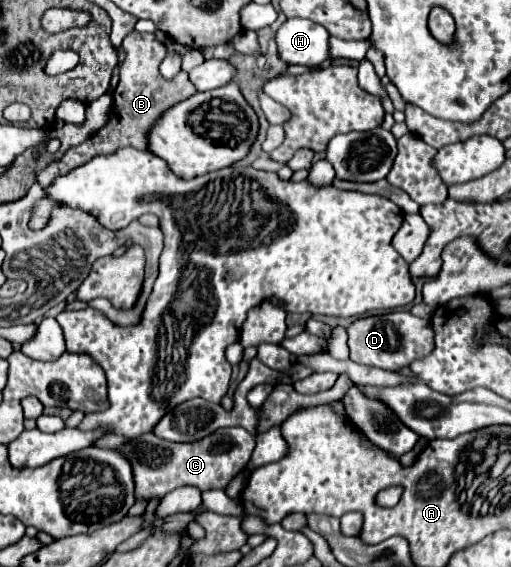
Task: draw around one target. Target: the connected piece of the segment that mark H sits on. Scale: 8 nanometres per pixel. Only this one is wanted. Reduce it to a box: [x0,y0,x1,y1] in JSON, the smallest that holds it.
[277,18,331,66]

